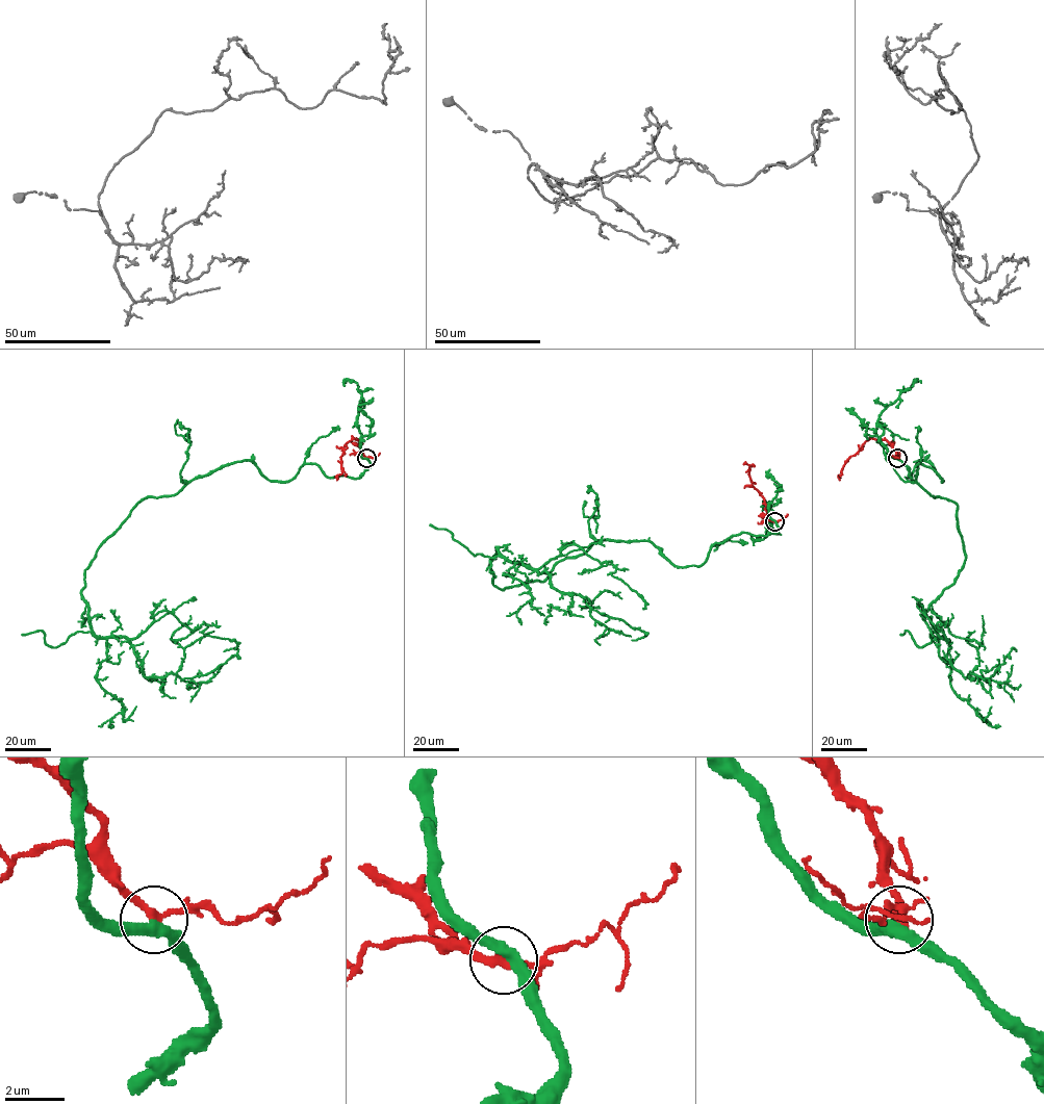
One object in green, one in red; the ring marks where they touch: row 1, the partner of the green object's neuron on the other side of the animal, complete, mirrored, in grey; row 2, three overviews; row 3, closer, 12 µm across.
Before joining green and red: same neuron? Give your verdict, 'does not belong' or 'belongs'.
does not belong

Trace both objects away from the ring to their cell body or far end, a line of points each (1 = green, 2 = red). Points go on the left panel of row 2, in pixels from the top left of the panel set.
1: (366, 458), (357, 478), (223, 465), (98, 548), (94, 634), (135, 639), (169, 611), (234, 649)
2: (366, 458), (360, 442), (353, 438), (344, 446), (341, 473), (336, 480)

